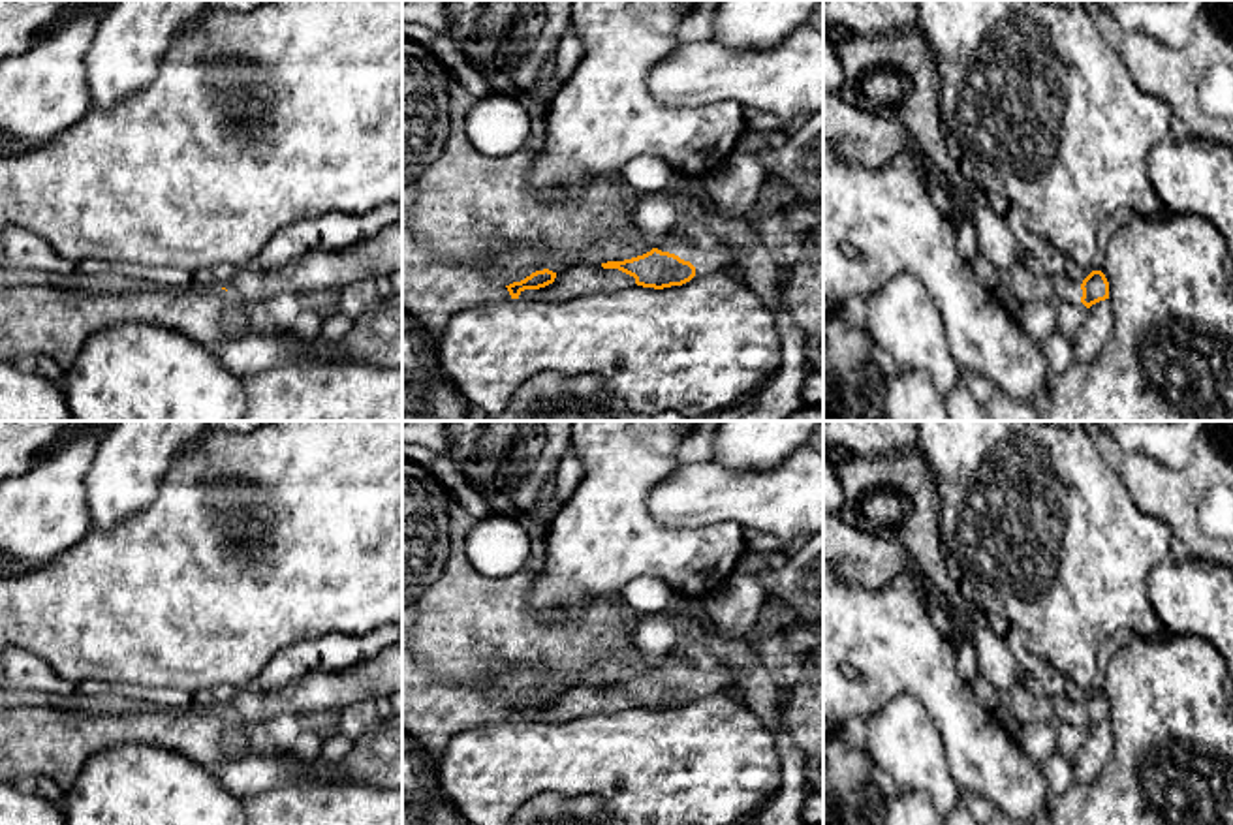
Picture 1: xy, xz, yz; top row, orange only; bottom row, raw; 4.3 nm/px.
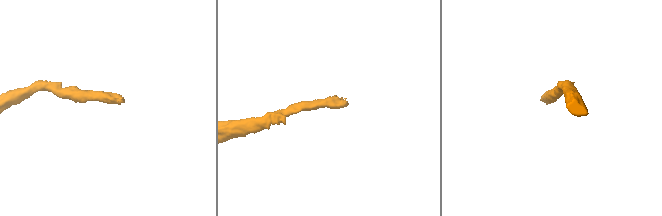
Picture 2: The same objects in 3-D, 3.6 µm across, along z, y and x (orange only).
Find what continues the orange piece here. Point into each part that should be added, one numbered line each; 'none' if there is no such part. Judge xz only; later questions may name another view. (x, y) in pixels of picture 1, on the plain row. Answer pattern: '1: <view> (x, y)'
1: xz (705, 681)

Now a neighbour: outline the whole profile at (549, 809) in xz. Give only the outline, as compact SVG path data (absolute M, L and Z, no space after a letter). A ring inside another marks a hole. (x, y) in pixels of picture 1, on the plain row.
M543 793L528 801L509 825L626 825L607 804L590 795Z

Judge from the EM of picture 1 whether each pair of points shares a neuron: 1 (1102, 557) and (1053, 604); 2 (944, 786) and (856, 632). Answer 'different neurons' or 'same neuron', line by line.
1: same neuron
2: different neurons

